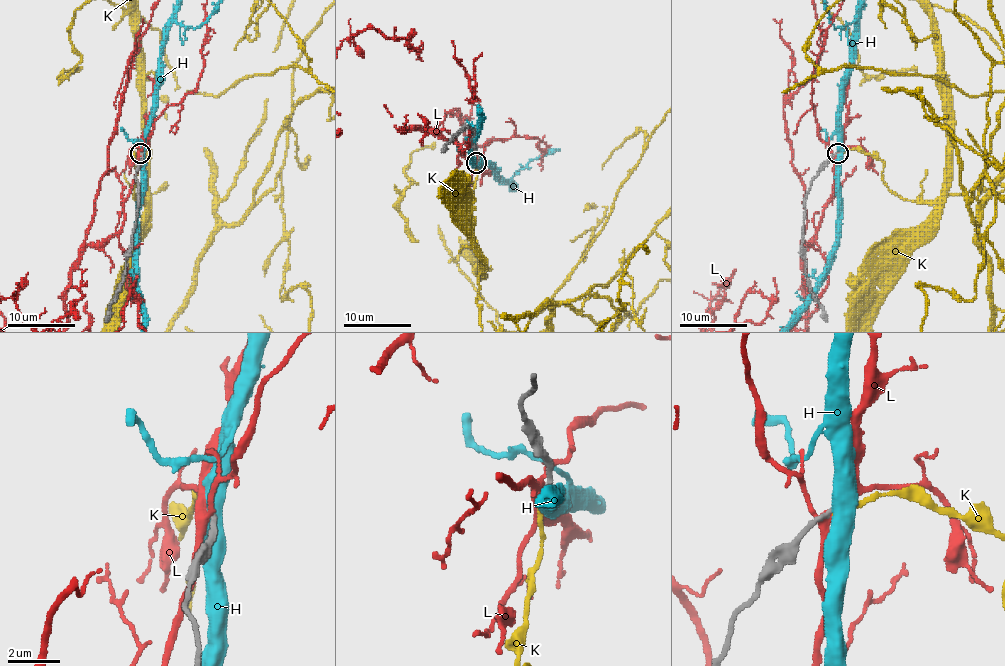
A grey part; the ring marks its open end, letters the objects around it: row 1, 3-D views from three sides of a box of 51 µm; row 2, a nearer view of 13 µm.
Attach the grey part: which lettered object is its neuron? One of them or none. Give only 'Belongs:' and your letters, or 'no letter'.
Belongs: K

